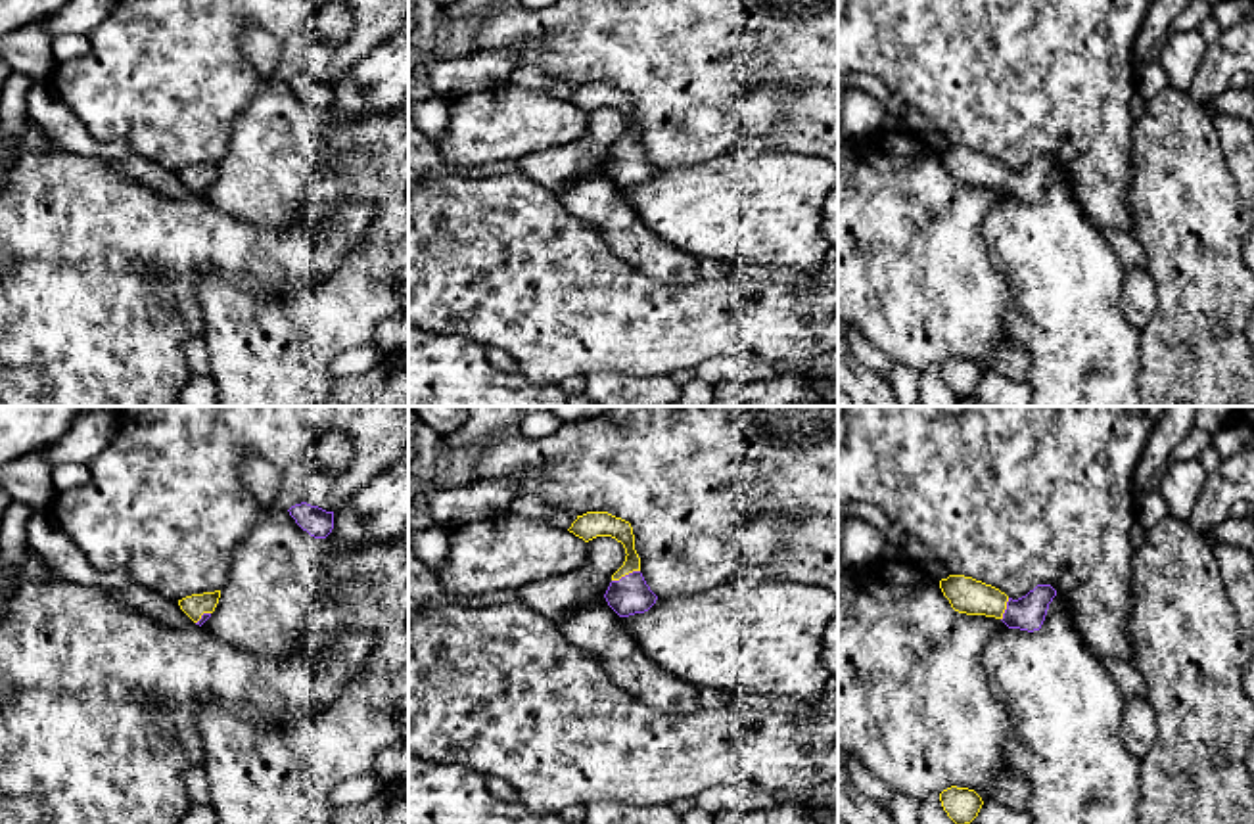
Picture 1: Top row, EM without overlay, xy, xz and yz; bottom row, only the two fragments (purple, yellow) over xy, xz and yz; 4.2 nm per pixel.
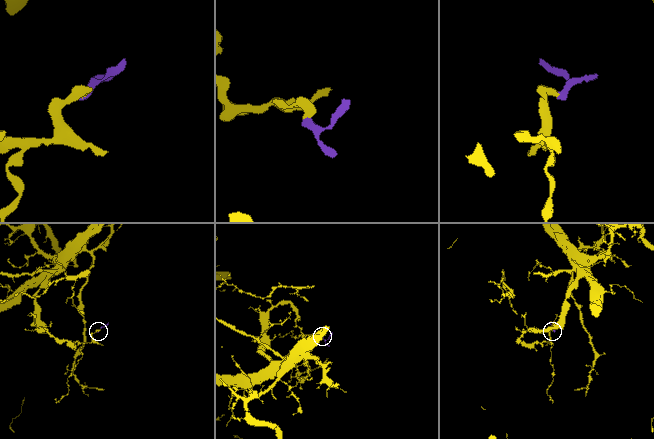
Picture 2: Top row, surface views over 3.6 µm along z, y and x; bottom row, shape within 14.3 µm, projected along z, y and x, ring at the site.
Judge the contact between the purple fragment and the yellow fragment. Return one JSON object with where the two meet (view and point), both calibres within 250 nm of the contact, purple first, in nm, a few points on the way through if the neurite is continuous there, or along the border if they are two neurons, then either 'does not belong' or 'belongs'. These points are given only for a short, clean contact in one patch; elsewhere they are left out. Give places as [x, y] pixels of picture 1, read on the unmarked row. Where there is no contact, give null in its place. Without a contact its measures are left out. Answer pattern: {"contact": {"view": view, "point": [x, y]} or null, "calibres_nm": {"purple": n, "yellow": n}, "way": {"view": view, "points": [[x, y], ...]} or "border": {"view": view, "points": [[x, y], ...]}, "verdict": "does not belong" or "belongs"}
{"contact": {"view": "xz", "point": [626, 146]}, "calibres_nm": {"purple": 160, "yellow": 110}, "way": {"view": "xz", "points": [[629, 165], [626, 146], [627, 112], [597, 94]]}, "verdict": "belongs"}

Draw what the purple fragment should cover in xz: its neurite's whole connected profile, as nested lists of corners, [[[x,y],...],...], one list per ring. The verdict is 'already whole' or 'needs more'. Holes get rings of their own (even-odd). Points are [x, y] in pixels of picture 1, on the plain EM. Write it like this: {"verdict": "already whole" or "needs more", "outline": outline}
{"verdict": "needs more", "outline": [[[587,82],[568,100],[585,113],[596,107],[612,107],[625,119],[623,136],[612,146],[612,153],[604,165],[608,176],[619,186],[629,188],[648,182],[658,167],[646,155],[640,144],[640,128],[635,121],[635,105],[629,92],[608,82]]]}

